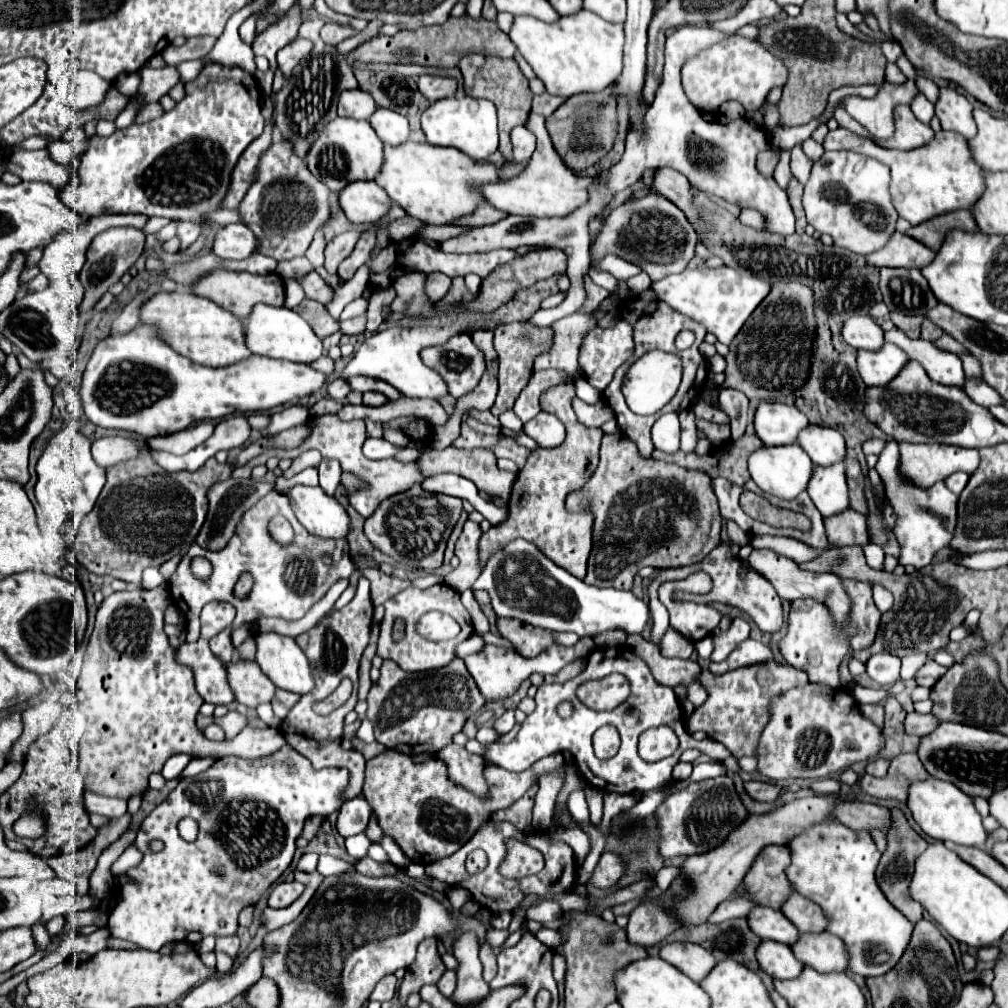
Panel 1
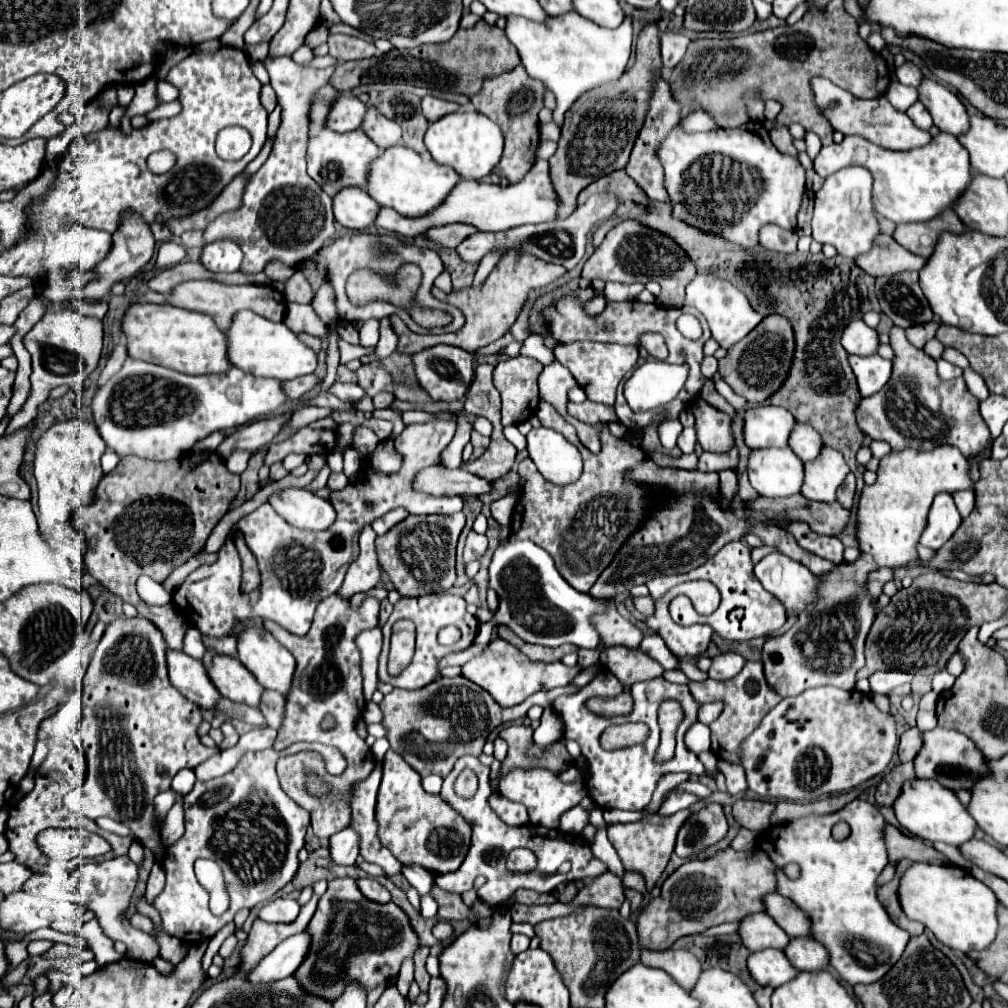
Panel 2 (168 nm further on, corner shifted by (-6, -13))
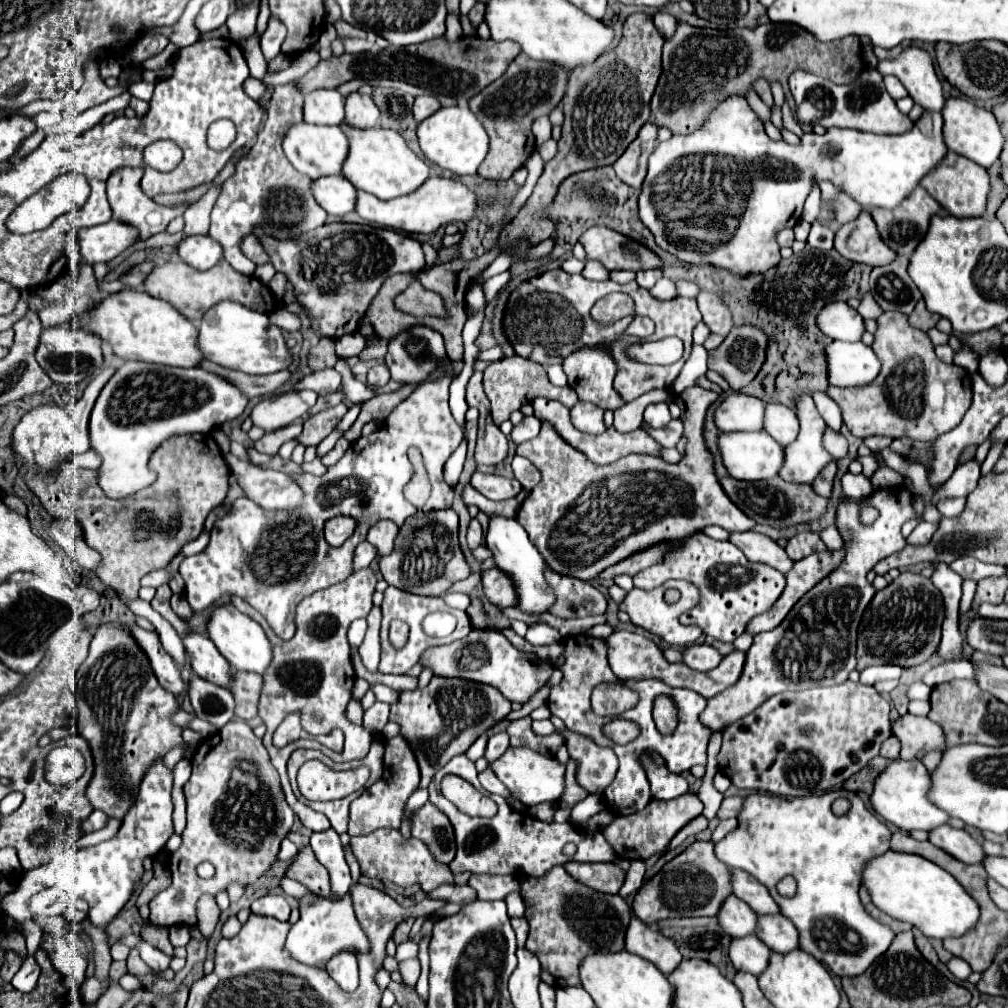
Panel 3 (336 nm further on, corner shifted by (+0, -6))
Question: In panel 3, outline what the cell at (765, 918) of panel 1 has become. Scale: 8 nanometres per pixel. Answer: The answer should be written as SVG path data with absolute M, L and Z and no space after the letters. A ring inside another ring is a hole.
M729 896L729 900L723 902L717 918L723 930L731 938L743 938L743 936L755 934L757 922L759 922L759 916L749 908L749 904L745 904L737 896Z

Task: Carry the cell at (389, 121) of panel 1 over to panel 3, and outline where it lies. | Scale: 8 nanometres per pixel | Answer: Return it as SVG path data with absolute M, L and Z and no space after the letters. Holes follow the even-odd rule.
M353 92L347 96L345 106L347 106L345 120L349 126L355 126L355 128L377 128L379 126L379 108L371 100L371 96Z

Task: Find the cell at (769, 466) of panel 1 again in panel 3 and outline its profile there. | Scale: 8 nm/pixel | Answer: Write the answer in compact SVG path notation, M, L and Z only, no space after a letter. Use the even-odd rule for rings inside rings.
M729 432L721 434L719 448L723 462L731 474L731 478L757 482L757 480L769 480L779 474L781 462L785 462L783 446L777 444L767 432Z

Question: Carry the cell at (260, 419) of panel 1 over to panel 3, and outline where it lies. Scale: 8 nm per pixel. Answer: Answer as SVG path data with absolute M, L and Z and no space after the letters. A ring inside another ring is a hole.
M351 370L343 372L343 384L341 384L341 394L343 394L343 400L347 402L353 402L353 404L361 404L369 398L373 398L373 390L367 386L367 384L361 384L353 378Z

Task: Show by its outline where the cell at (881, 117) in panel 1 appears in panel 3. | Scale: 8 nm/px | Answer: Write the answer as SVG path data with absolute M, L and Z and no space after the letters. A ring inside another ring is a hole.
M885 76L883 80L885 80L885 88L893 100L901 100L907 96L907 90L901 84L901 80L897 80L897 76Z

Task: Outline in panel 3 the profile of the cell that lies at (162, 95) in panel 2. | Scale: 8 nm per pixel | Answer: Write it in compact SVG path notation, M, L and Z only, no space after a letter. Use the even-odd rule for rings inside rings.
M141 80L141 82L137 82L137 84L131 84L129 94L133 94L133 96L149 102L151 96L153 96L153 84L151 84L151 82L145 82L145 80Z

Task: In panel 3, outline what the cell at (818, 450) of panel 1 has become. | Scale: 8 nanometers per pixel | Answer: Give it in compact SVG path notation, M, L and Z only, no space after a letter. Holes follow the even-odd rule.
M769 404L765 410L765 432L771 434L781 446L791 444L799 432L797 414L783 404Z

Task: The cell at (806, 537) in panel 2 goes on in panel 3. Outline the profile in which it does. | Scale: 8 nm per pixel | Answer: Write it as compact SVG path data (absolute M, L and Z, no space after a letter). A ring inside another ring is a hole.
M801 532L789 538L785 546L785 552L789 554L791 560L801 560L813 552L823 552L823 550L827 550L827 546L817 532Z

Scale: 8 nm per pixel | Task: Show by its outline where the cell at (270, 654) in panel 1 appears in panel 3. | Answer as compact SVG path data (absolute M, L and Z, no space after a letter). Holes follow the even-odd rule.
M229 604L229 606L221 606L213 612L207 628L209 628L209 638L215 642L219 652L225 654L225 658L229 660L233 670L265 674L265 668L269 668L269 664L273 660L273 652L271 652L269 638L265 636L263 628L255 620L241 614L235 606Z

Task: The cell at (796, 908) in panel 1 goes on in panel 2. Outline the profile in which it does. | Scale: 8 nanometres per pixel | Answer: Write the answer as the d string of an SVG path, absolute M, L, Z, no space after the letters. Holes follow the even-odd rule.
M769 893L763 897L765 911L767 915L789 935L789 937L799 937L799 935L809 935L809 919L791 903L791 899L779 895L779 893Z

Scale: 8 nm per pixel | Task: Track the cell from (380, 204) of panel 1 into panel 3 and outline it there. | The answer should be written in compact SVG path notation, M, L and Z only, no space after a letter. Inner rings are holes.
M323 176L313 182L317 204L331 216L345 216L355 210L357 188L345 176Z

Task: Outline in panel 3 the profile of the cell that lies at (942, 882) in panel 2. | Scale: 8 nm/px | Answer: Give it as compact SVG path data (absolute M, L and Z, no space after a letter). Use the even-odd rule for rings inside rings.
M887 850L885 854L873 858L863 872L863 884L867 886L873 904L881 908L885 914L911 922L919 928L927 938L955 938L965 936L965 932L977 926L981 908L965 888L941 866L935 862L921 858L917 854L901 854Z

